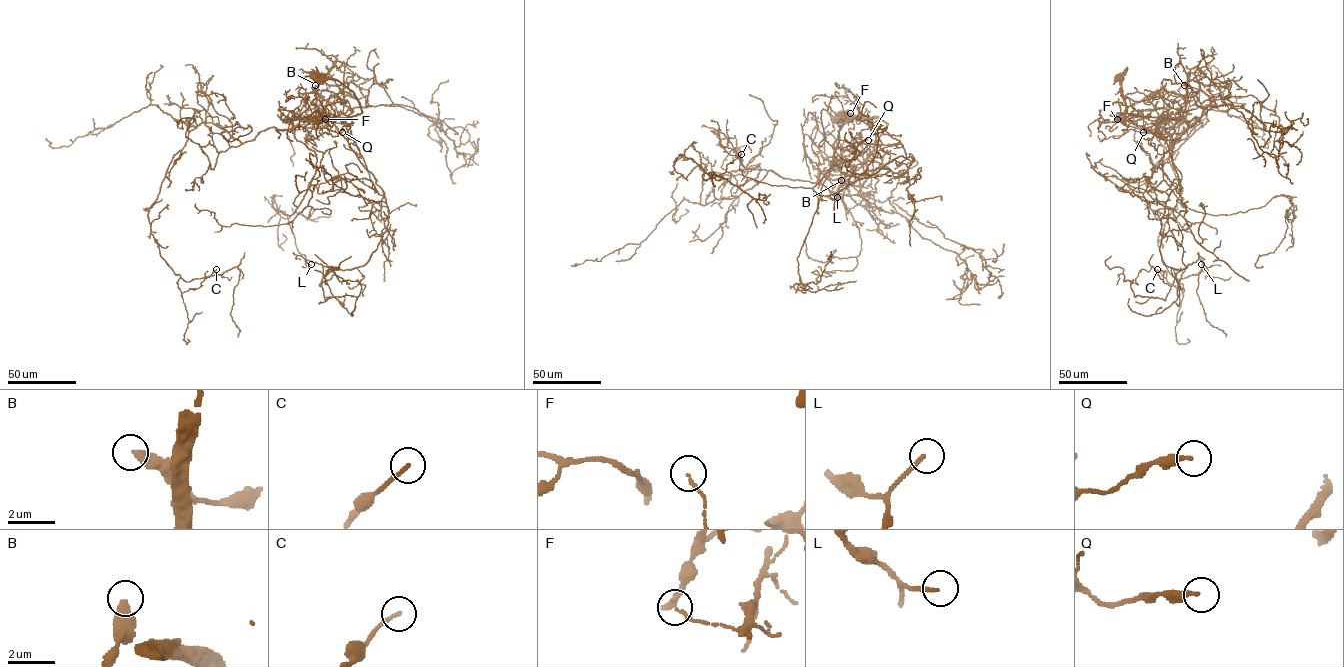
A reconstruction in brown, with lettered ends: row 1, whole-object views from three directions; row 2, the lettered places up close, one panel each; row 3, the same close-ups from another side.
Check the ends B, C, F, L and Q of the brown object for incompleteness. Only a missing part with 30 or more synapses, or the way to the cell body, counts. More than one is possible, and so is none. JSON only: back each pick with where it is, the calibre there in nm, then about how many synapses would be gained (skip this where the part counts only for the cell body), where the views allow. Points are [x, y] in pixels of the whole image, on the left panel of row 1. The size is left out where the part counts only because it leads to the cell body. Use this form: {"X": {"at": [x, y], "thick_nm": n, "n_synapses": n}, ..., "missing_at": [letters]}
{"missing_at": []}

